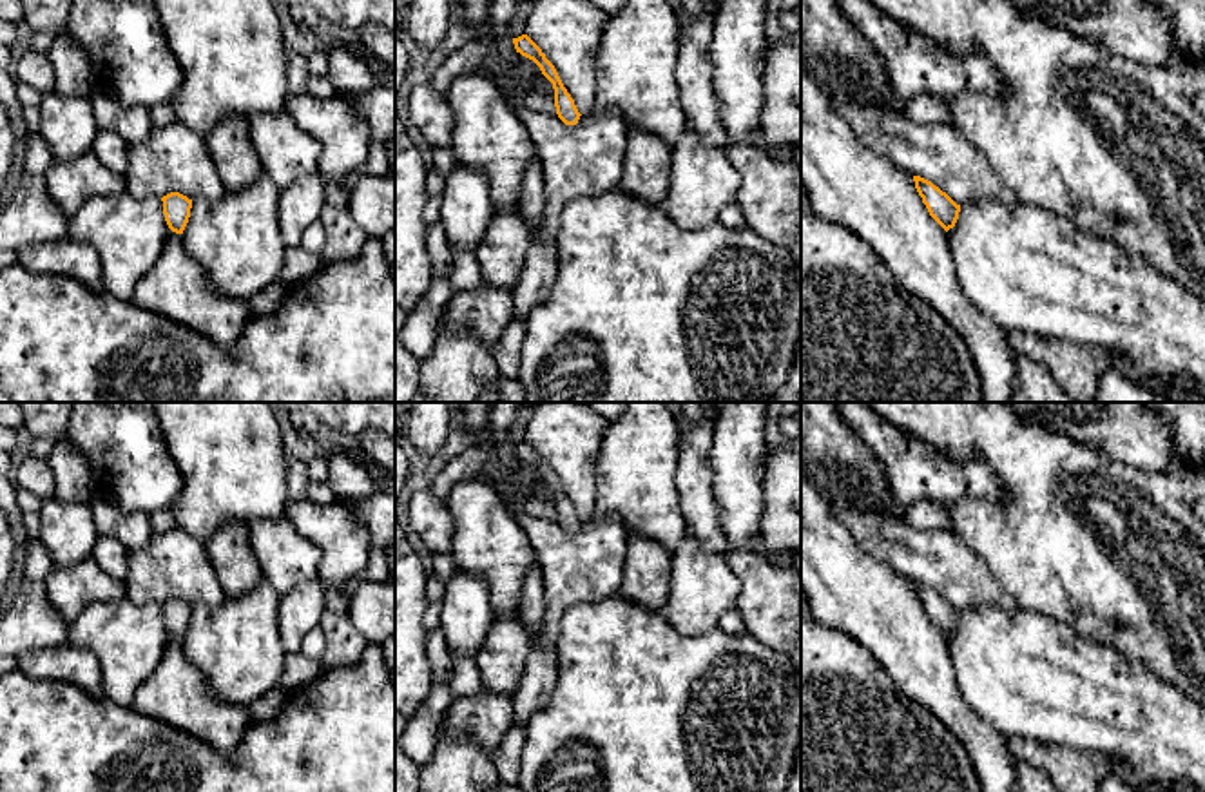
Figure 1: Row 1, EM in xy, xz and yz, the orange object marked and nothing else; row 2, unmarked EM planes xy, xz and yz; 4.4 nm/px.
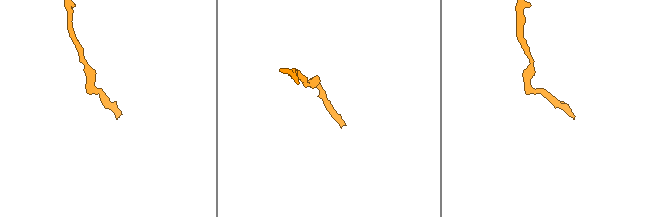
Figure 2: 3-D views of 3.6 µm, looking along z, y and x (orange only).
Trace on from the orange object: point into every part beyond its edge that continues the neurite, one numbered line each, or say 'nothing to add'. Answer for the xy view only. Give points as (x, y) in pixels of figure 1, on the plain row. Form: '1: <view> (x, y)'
nothing to add

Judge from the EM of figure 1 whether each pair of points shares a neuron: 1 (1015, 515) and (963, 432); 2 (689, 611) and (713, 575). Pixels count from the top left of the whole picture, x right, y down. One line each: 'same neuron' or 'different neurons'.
1: same neuron
2: same neuron

